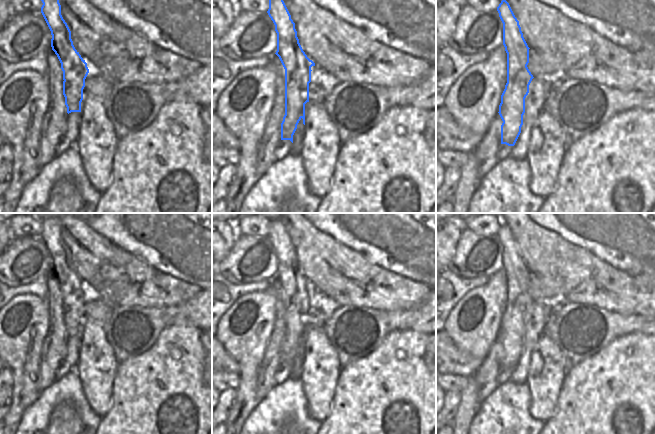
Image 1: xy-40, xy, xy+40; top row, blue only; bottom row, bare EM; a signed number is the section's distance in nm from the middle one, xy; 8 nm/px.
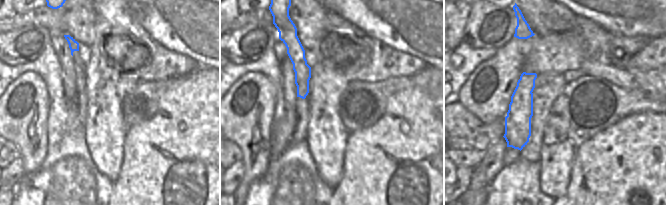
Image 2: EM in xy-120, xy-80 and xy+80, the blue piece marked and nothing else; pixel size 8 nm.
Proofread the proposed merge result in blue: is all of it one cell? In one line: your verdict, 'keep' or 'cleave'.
keep

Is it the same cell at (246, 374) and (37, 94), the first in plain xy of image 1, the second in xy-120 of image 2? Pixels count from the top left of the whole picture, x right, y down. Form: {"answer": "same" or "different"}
{"answer": "same"}

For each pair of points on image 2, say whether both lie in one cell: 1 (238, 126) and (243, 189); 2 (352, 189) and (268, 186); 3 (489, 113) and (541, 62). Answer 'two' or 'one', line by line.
1: one
2: two
3: one

